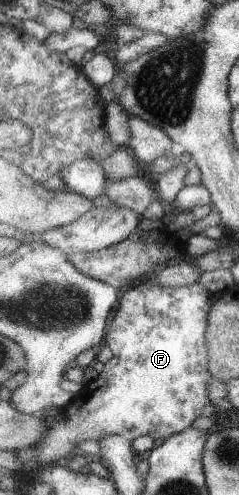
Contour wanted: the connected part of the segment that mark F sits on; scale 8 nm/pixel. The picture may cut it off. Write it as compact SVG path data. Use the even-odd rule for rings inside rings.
M146 282L127 289L119 310L115 312L114 321L110 324L107 339L114 358L105 364L100 375L86 381L85 390L73 406L63 410L61 416L43 416L49 423L45 442L40 447L18 451L25 460L24 474L30 477L42 465L66 463L76 453L81 453L78 444L83 440L101 442L102 438L116 434L132 441L144 435L154 440L168 440L189 430L200 416L215 419L216 406L208 396L208 380L212 375L209 366L209 319L217 296L199 283L186 287L162 287Z

